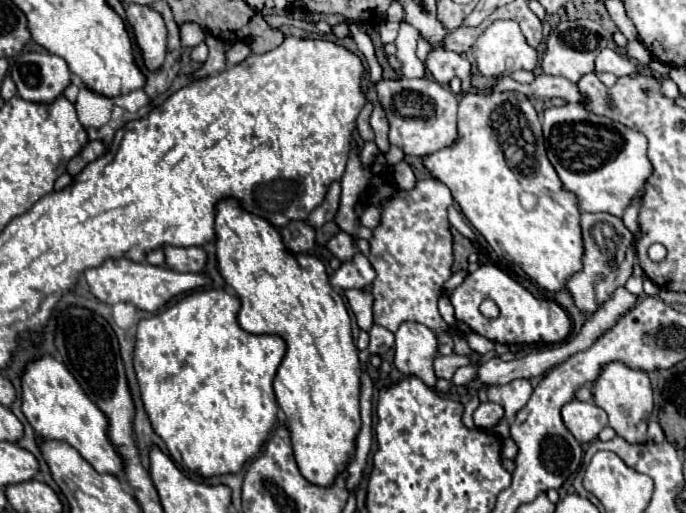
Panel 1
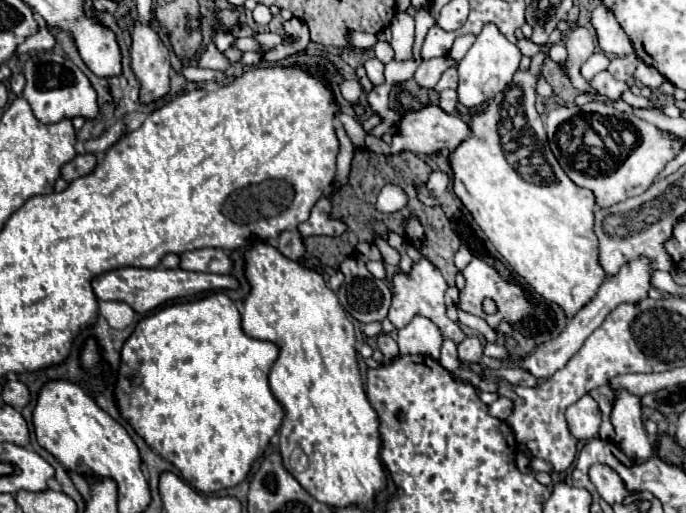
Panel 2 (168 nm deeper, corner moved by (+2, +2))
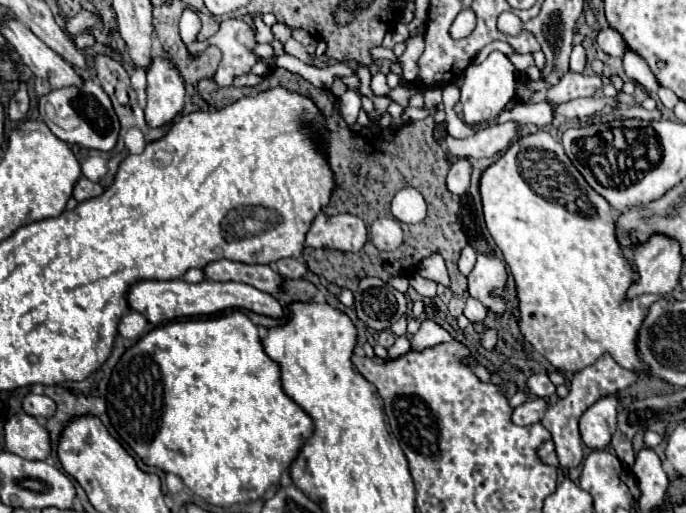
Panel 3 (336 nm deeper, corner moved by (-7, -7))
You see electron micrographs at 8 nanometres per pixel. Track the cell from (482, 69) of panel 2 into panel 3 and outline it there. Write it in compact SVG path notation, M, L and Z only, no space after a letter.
M492 51L484 63L476 65L472 63L466 71L464 71L464 83L462 83L462 113L464 113L464 121L468 125L486 125L486 123L494 123L496 117L504 111L504 107L514 99L514 85L518 79L518 69L510 63L510 59L500 53L500 51Z

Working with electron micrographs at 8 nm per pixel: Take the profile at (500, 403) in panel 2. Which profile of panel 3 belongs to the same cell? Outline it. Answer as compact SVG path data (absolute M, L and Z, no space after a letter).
M534 397L534 399L530 399L524 405L514 409L512 421L516 425L534 425L544 417L546 409L548 409L548 403L542 397Z

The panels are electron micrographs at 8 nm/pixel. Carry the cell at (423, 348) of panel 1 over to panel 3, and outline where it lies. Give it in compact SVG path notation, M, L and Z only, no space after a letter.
M424 319L418 333L412 337L412 349L426 349L442 341L452 341L452 335L432 319Z

